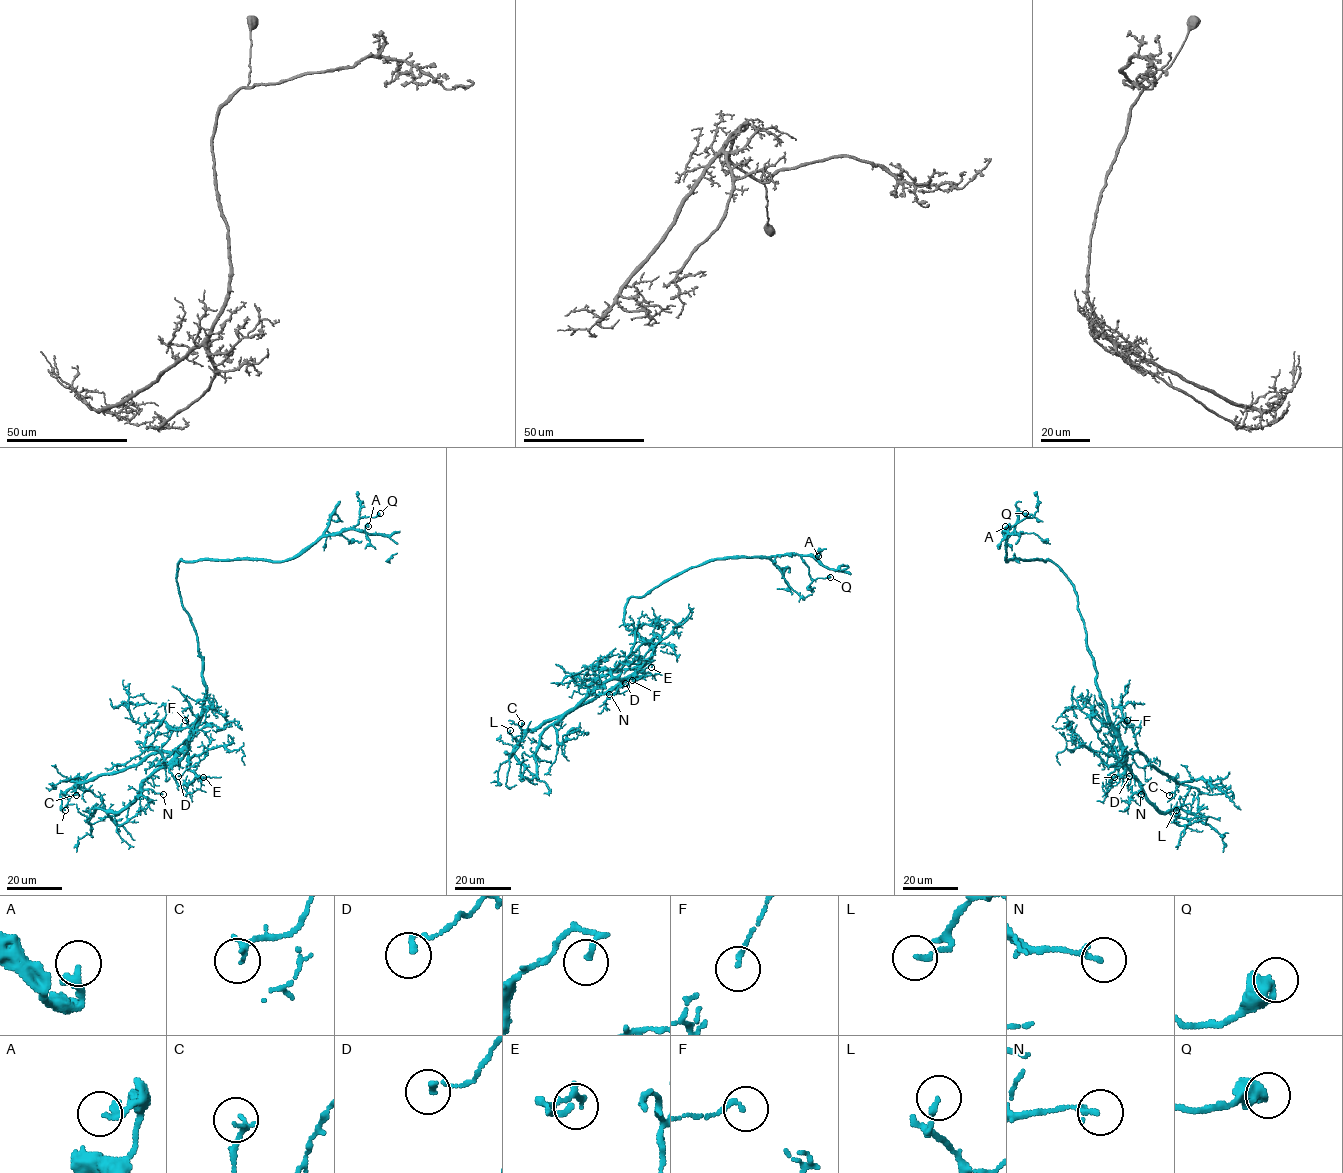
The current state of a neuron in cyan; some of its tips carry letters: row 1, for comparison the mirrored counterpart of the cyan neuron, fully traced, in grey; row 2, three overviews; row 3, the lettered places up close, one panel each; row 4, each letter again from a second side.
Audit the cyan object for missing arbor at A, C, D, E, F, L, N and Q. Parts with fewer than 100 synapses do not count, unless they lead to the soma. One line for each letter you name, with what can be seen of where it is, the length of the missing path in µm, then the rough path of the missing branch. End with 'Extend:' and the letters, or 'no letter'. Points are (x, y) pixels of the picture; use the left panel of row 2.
Extend: no letter

